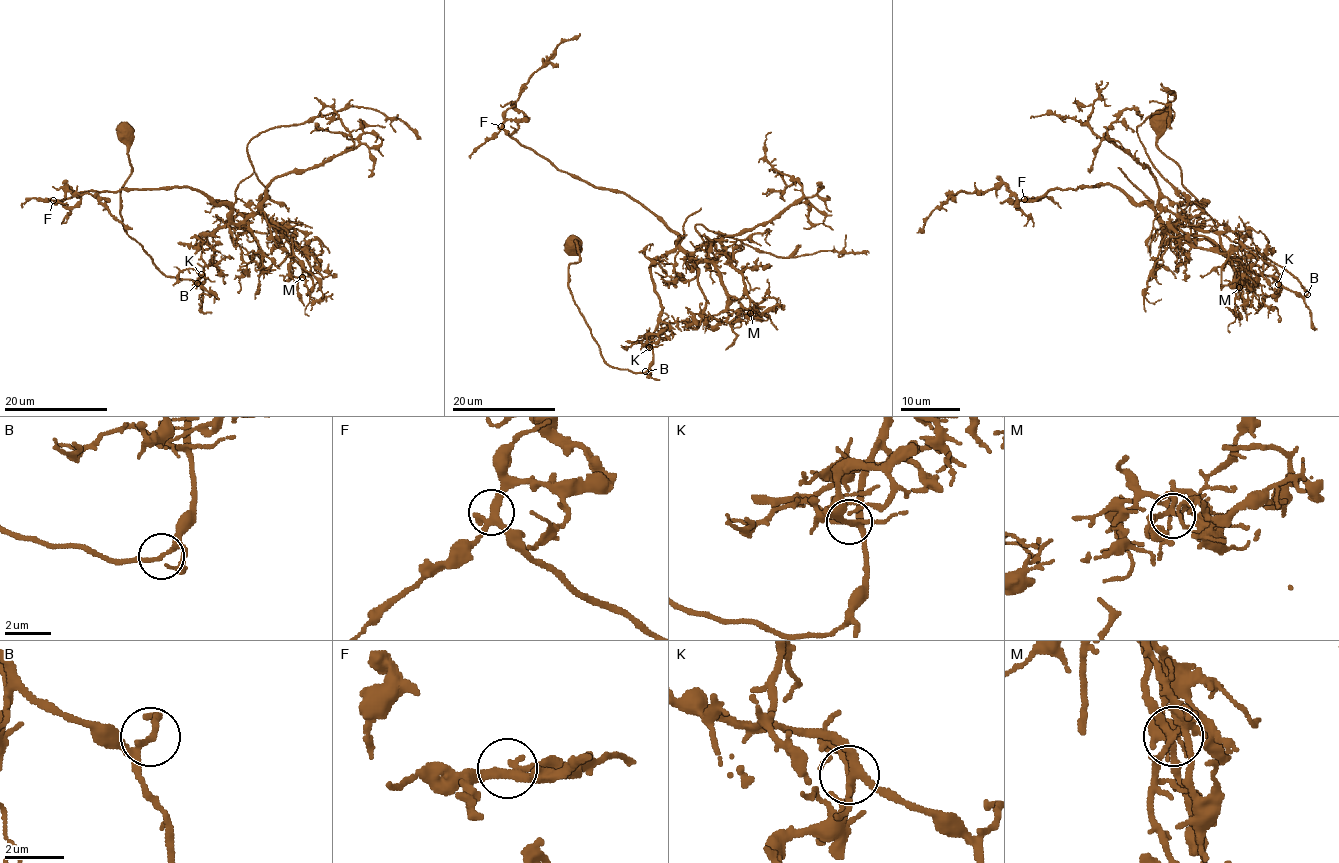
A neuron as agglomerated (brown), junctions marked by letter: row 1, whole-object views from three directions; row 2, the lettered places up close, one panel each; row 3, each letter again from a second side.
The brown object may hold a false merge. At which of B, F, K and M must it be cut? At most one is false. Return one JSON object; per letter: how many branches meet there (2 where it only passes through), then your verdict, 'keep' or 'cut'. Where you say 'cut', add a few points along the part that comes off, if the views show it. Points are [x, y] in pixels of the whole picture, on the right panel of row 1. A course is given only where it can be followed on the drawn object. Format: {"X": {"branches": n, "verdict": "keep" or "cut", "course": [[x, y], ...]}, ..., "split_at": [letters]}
{"B": {"branches": 2, "verdict": "keep"}, "F": {"branches": 3, "verdict": "keep"}, "K": {"branches": 6, "verdict": "keep"}, "M": {"branches": 4, "verdict": "keep"}, "split_at": []}

